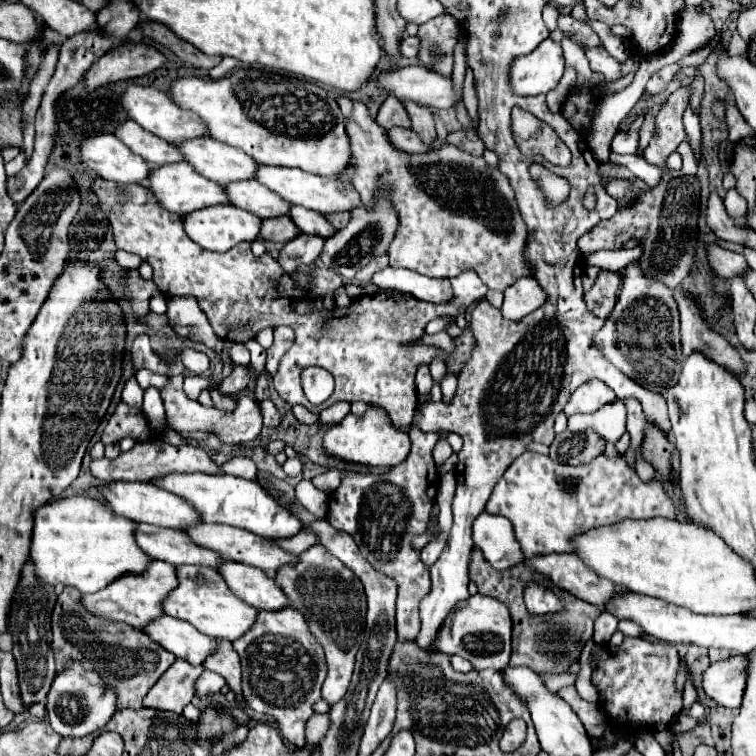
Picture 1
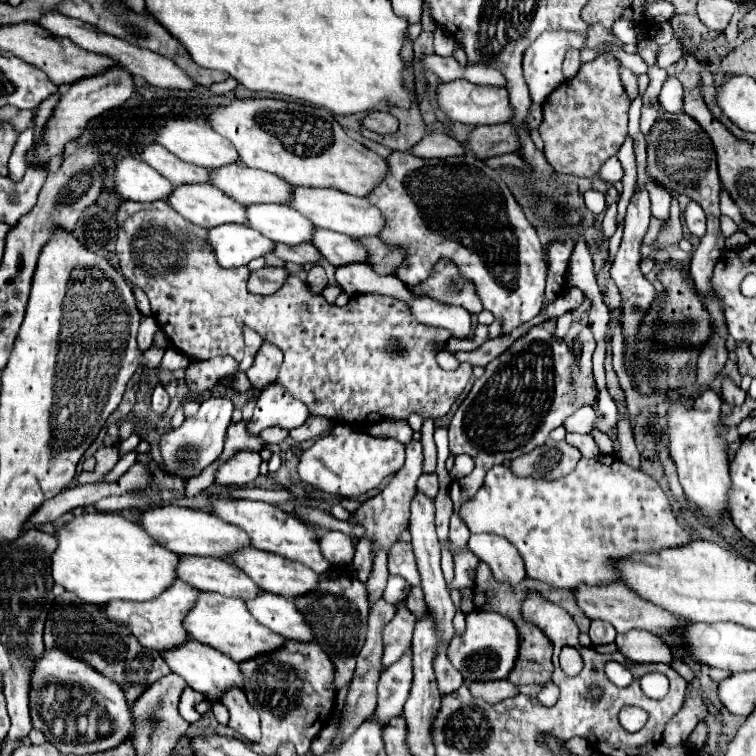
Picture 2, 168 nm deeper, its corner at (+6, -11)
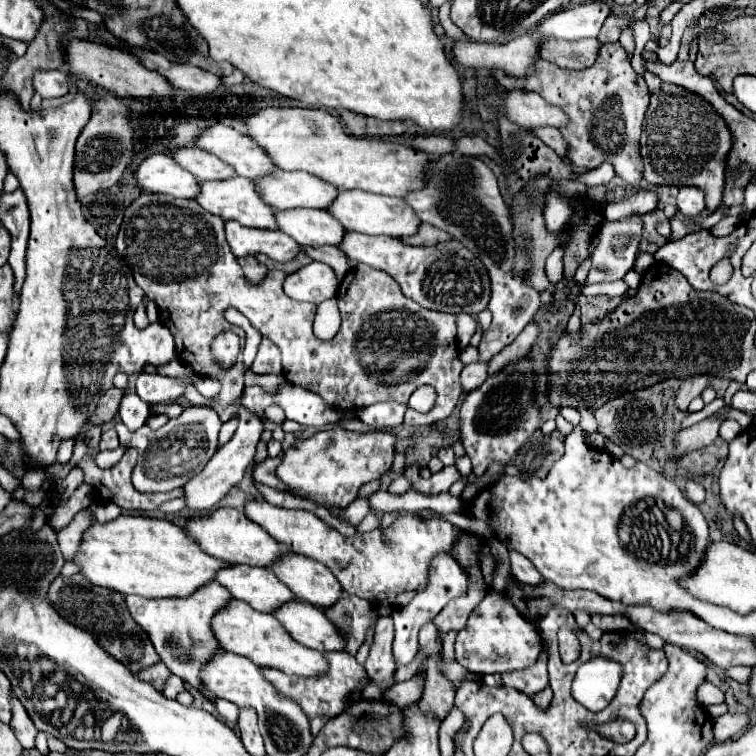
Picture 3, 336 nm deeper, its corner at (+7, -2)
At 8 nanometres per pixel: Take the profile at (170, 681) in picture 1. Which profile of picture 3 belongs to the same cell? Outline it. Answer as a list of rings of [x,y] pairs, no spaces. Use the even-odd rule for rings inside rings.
[[[157,663],[157,665],[153,665],[153,667],[147,667],[147,669],[143,669],[143,671],[139,673],[139,677],[141,677],[143,681],[151,683],[157,691],[163,691],[165,681],[169,679],[169,675],[171,675],[171,671],[167,671],[167,667],[165,667],[163,663]]]

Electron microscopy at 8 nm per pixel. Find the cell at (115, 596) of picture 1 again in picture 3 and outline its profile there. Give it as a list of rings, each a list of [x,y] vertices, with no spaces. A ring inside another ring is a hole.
[[[211,581],[187,597],[145,599],[139,595],[127,595],[125,605],[131,617],[135,619],[135,623],[141,625],[145,633],[149,633],[149,639],[155,645],[167,669],[173,675],[187,681],[191,687],[199,689],[207,699],[215,701],[215,695],[209,695],[209,691],[199,683],[199,667],[203,665],[203,659],[211,655],[211,651],[219,649],[219,643],[215,643],[211,631],[211,615],[215,615],[215,611],[219,611],[229,599],[231,593],[225,587],[221,587],[217,581]]]

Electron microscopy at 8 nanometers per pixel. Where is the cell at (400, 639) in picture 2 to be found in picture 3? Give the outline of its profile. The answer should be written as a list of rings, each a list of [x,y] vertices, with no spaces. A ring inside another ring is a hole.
[[[383,615],[377,619],[375,639],[373,639],[367,663],[365,663],[365,671],[369,679],[379,689],[387,689],[393,685],[395,661],[391,655],[391,643],[393,643],[393,617]]]

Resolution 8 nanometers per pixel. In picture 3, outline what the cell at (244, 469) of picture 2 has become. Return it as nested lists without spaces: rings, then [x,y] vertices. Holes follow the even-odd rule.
[[[241,407],[239,415],[241,415],[241,423],[239,423],[235,435],[231,437],[231,441],[227,441],[225,445],[221,445],[219,451],[211,457],[211,463],[207,463],[207,467],[199,475],[195,475],[193,479],[187,481],[187,485],[185,485],[187,509],[201,511],[201,513],[213,509],[227,495],[227,491],[231,487],[235,487],[243,479],[247,467],[253,465],[255,447],[259,443],[259,437],[261,437],[261,431],[263,431],[263,423],[261,423],[261,419],[255,413],[247,411],[245,407]]]

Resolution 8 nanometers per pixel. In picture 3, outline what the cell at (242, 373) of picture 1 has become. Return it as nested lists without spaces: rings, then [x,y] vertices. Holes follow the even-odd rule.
[[[187,407],[179,417],[169,419],[169,423],[157,431],[143,425],[139,431],[129,431],[123,423],[117,423],[117,433],[121,445],[137,447],[139,459],[133,473],[135,489],[143,493],[151,491],[171,491],[175,487],[183,487],[191,477],[195,477],[213,457],[219,447],[217,435],[221,429],[221,419],[211,407]]]

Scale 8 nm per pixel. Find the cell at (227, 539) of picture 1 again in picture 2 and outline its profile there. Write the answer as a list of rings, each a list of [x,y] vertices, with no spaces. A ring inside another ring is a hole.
[[[244,548],[242,552],[236,552],[236,556],[232,556],[232,562],[238,568],[242,568],[262,590],[284,596],[284,598],[298,598],[298,596],[306,596],[308,592],[316,592],[320,582],[320,576],[310,568],[304,568],[304,564],[296,564],[294,560],[288,560],[270,552],[260,552],[256,548]]]

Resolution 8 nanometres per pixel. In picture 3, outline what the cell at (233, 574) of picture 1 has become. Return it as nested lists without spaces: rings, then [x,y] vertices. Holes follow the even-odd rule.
[[[293,599],[289,603],[281,603],[277,609],[273,609],[271,615],[291,633],[295,641],[305,647],[317,651],[343,649],[345,635],[339,635],[323,611],[311,603]]]

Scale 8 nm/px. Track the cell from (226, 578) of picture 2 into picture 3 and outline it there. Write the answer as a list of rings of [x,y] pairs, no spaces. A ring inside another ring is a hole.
[[[227,565],[215,573],[215,581],[229,589],[235,599],[247,601],[257,611],[271,613],[279,603],[295,599],[295,595],[265,567]]]

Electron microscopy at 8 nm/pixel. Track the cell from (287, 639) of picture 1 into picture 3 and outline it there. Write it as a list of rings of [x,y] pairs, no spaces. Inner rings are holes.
[[[325,651],[323,655],[329,663],[329,669],[321,675],[315,675],[315,677],[289,677],[283,671],[277,671],[277,669],[271,669],[271,667],[261,667],[263,677],[277,689],[279,695],[295,701],[303,709],[303,713],[307,715],[309,725],[311,725],[311,735],[317,735],[329,719],[341,715],[349,707],[347,699],[353,693],[353,689],[361,681],[367,679],[365,669],[355,661],[355,657],[347,655],[345,651]]]

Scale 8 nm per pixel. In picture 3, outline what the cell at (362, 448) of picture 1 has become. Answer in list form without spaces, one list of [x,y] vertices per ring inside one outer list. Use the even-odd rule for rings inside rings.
[[[333,425],[327,431],[319,431],[313,437],[295,443],[287,449],[281,465],[277,467],[277,477],[287,483],[289,491],[307,495],[321,505],[345,507],[355,497],[363,483],[379,479],[391,469],[395,457],[397,433],[393,431],[349,431],[341,425]]]

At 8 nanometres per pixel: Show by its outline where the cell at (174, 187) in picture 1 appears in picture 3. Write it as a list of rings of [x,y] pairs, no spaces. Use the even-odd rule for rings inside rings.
[[[231,177],[225,181],[205,181],[199,185],[199,193],[195,201],[209,213],[219,215],[221,219],[233,219],[239,221],[245,227],[257,227],[257,229],[277,229],[273,207],[267,207],[263,199],[259,199],[259,193],[255,191],[255,185],[251,179],[245,177]]]

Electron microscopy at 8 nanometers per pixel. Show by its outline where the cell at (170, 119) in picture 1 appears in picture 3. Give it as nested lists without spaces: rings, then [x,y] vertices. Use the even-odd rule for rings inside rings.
[[[215,123],[199,137],[195,137],[195,147],[209,151],[217,155],[223,163],[231,165],[237,175],[247,179],[257,179],[261,175],[267,175],[275,169],[271,159],[263,155],[263,149],[259,145],[251,143],[243,131],[237,131],[233,127],[227,127],[223,123]]]

